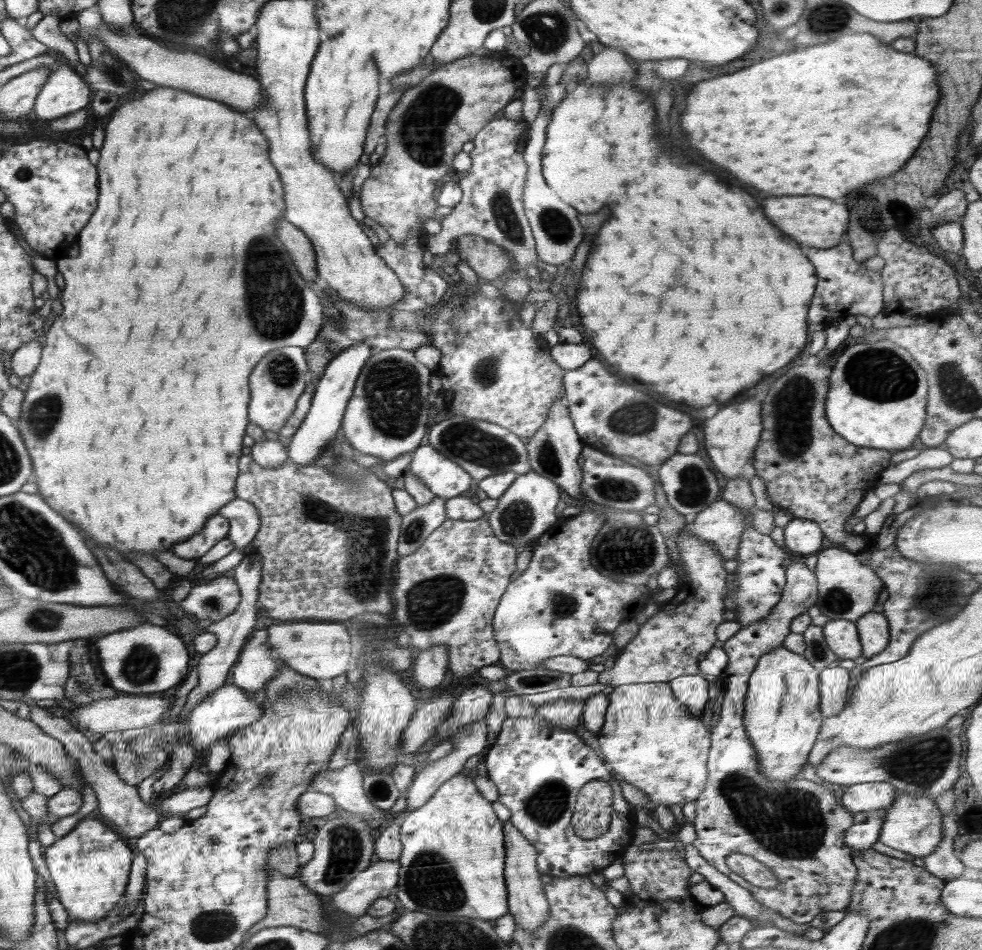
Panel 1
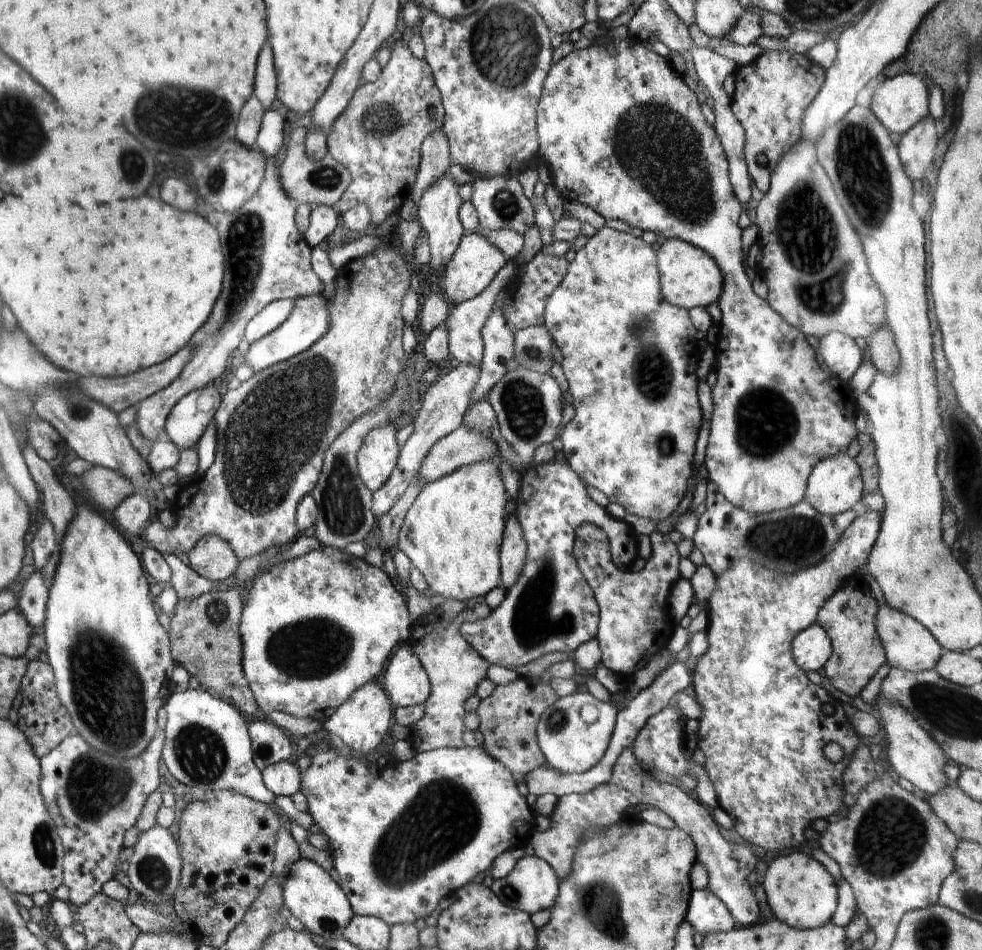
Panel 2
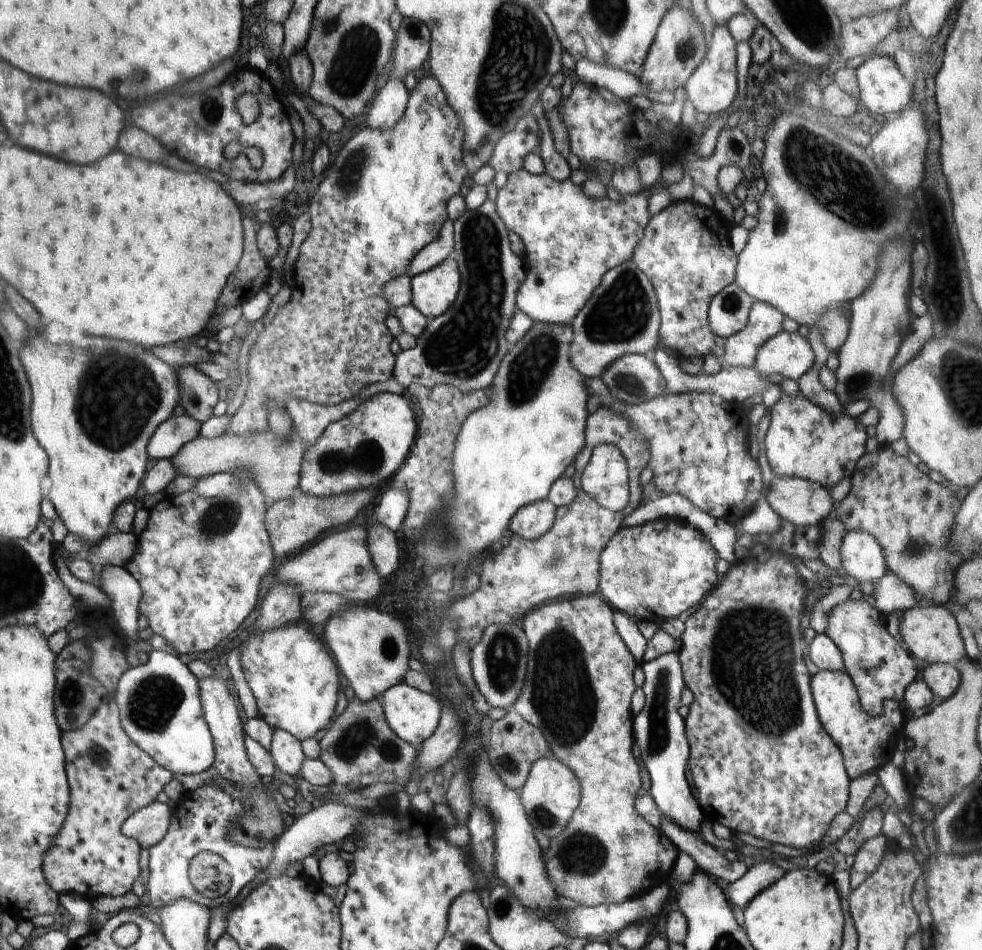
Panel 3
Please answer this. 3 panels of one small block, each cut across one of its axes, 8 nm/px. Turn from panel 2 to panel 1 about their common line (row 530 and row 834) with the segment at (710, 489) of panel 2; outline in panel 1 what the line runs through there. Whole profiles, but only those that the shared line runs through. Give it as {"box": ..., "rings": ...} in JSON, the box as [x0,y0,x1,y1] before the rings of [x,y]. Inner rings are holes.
{"box":[693,562,857,924],"rings":[[[804,562],[791,563],[786,570],[785,588],[781,592],[781,599],[776,603],[776,607],[772,608],[770,615],[758,623],[742,627],[722,643],[721,649],[728,655],[726,668],[719,674],[720,683],[725,688],[724,698],[720,719],[711,731],[707,760],[708,782],[696,800],[696,818],[693,822],[696,827],[694,845],[709,864],[748,890],[760,904],[796,924],[810,923],[820,912],[844,911],[849,905],[857,868],[851,857],[852,850],[845,846],[843,838],[848,828],[854,824],[854,820],[852,813],[841,805],[839,794],[824,785],[804,778],[790,779],[787,782],[769,781],[759,769],[759,758],[744,728],[743,718],[748,680],[756,668],[758,659],[764,656],[764,653],[782,647],[784,638],[791,632],[792,620],[808,612],[816,604],[817,582],[814,574],[815,572],[812,572]],[[732,853],[747,854],[763,862],[779,880],[778,886],[760,889],[733,873],[725,863],[726,856]]]}

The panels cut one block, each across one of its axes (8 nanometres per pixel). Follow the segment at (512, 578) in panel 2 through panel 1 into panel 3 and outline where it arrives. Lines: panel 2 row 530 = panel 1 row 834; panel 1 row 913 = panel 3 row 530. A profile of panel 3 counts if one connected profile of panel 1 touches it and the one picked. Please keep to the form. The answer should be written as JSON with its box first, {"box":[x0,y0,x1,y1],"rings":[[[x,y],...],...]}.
{"box":[509,498,556,540],"rings":[[[547,498],[520,508],[509,522],[512,534],[526,540],[536,540],[552,528],[556,507]]]}

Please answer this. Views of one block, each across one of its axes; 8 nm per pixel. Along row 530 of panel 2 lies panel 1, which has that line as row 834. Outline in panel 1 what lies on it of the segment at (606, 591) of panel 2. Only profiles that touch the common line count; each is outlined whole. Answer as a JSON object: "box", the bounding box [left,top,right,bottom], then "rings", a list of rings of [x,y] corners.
{"box":[571,780,613,840],"rings":[[[592,780],[579,790],[571,826],[576,836],[592,840],[610,827],[613,811],[613,790],[606,780]]]}

